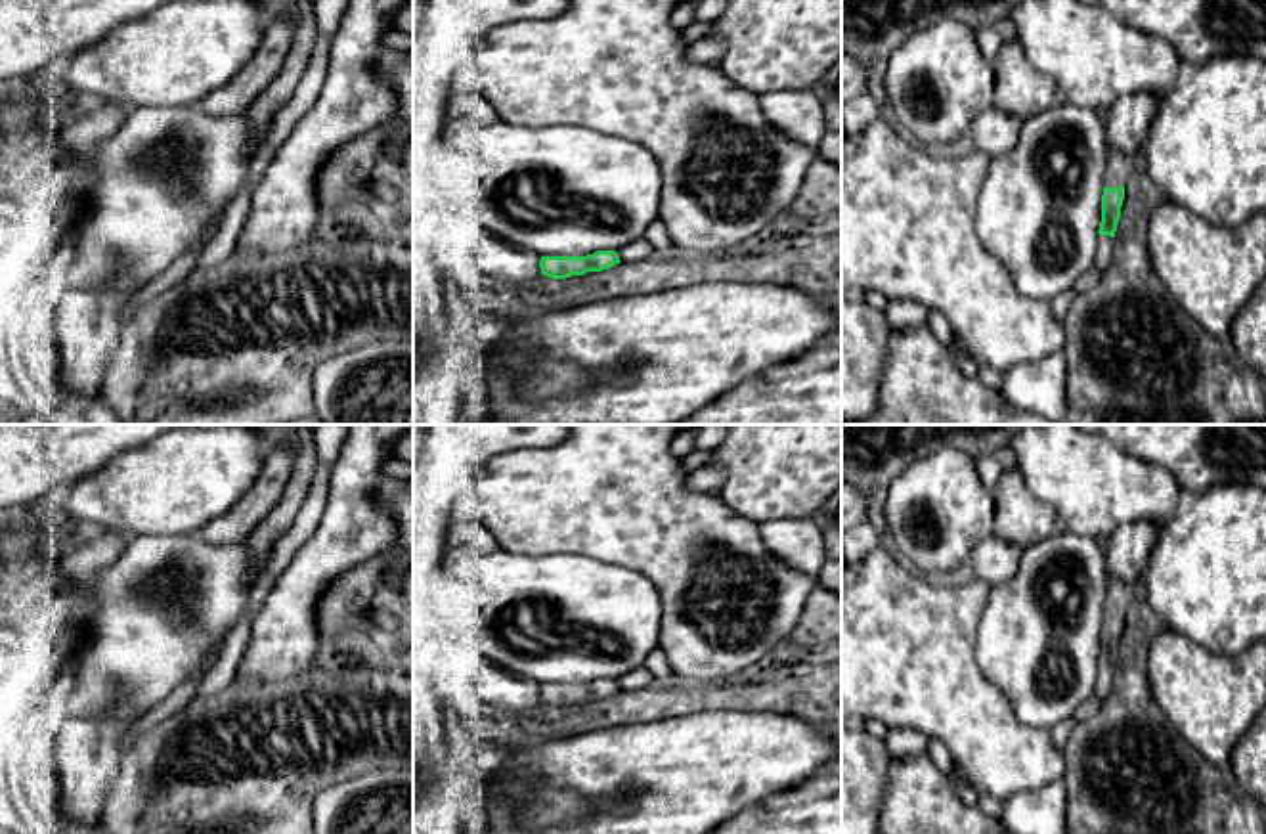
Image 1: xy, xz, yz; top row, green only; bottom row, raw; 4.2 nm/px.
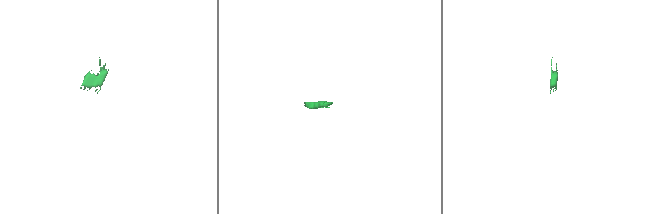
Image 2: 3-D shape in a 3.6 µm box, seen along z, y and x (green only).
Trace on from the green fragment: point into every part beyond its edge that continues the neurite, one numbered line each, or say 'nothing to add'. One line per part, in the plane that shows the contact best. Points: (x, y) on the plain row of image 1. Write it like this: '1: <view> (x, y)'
1: yz (1117, 595)
2: yz (1102, 689)

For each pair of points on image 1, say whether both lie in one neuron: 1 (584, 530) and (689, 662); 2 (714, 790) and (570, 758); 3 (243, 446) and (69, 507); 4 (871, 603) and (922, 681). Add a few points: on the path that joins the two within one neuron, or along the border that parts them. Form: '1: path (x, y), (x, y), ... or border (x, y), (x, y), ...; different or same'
1: path (626, 536), (674, 584), (676, 620); same
2: path (677, 777), (651, 766), (607, 764); same
3: path (199, 469), (174, 484), (113, 498); same
4: path (871, 622), (911, 662); same

